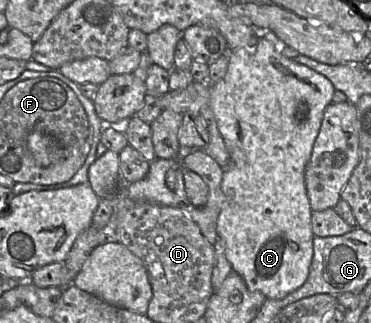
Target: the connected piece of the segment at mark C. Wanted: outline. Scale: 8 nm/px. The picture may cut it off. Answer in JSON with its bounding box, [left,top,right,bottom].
[209,32,335,299]

